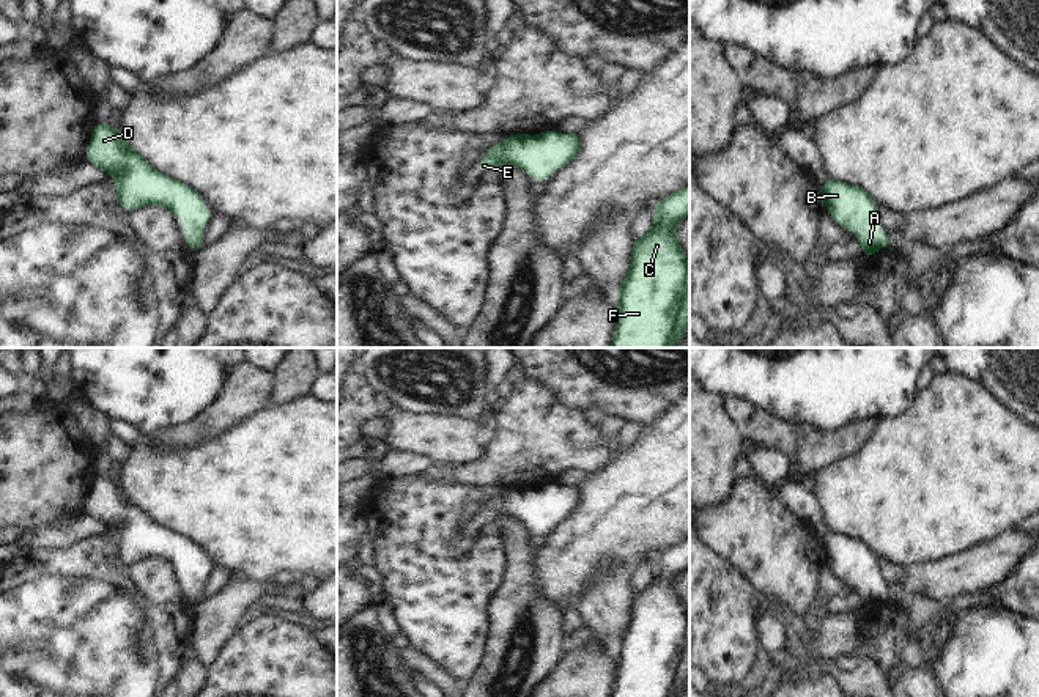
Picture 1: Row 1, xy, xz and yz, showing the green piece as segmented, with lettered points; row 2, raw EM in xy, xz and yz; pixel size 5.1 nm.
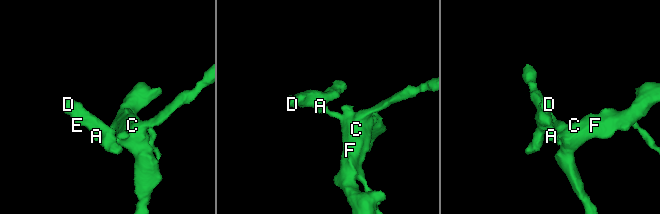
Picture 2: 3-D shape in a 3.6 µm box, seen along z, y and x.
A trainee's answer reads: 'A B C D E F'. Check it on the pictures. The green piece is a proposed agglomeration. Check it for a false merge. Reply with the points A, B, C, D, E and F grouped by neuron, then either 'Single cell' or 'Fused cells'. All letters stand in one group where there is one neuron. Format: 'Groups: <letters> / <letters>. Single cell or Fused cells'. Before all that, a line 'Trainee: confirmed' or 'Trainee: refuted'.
Trainee: confirmed
Groups: A B C D E F. Single cell

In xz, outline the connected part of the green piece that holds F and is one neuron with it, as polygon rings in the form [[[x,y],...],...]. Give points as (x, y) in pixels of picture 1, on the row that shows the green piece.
[[[690,186],[658,201],[652,228],[633,242],[631,264],[617,293],[617,326],[611,348],[675,348],[690,323],[690,266],[677,241],[677,225],[690,216]]]

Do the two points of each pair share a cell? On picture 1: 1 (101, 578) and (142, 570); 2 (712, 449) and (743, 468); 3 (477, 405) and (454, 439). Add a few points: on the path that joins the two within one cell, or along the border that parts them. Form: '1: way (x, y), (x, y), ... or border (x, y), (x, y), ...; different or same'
1: border (128, 570), (144, 593), (153, 601); different
2: border (742, 453), (734, 463), (735, 477); different
3: border (432, 413), (476, 420), (490, 430); different

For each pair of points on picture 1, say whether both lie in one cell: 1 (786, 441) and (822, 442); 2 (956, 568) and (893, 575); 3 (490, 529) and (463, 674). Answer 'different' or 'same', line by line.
1: different
2: different
3: different

